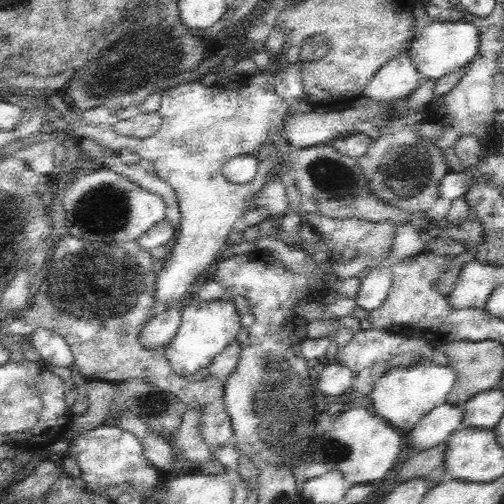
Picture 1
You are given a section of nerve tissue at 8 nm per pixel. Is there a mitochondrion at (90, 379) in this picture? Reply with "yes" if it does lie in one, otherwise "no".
no

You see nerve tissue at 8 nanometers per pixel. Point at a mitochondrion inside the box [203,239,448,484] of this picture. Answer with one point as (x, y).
(278, 409)

